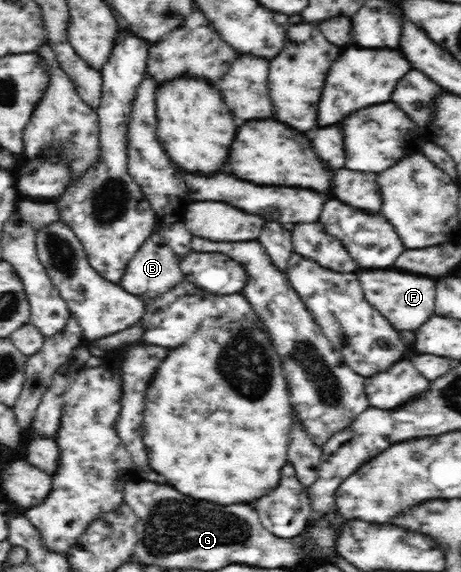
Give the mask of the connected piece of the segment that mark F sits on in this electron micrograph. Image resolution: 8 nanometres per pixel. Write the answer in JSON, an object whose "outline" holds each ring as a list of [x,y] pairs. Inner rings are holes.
{"outline":[[[372,271],[372,273],[360,273],[358,275],[362,291],[366,293],[366,301],[374,305],[374,309],[380,311],[384,318],[400,331],[416,329],[420,327],[430,313],[434,313],[434,289],[436,283],[426,277],[418,275],[408,275],[408,273],[396,273],[396,271]]]}

